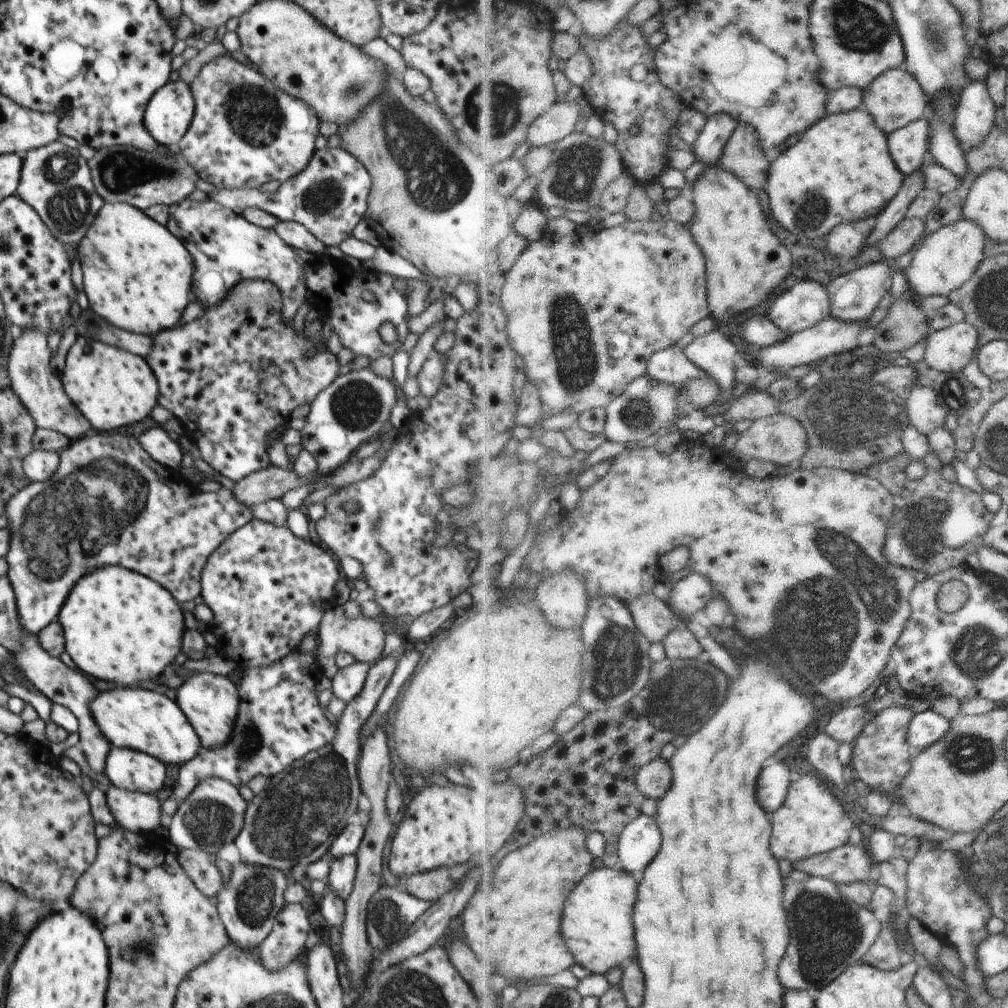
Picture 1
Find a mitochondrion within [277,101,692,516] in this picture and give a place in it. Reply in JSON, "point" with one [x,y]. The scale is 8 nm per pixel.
{"point":[577,360]}

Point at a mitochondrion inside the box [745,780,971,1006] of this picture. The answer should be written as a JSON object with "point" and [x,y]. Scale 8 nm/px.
{"point":[828,930]}

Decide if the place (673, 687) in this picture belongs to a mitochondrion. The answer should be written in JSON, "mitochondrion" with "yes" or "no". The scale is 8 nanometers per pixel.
{"mitochondrion":"yes"}

